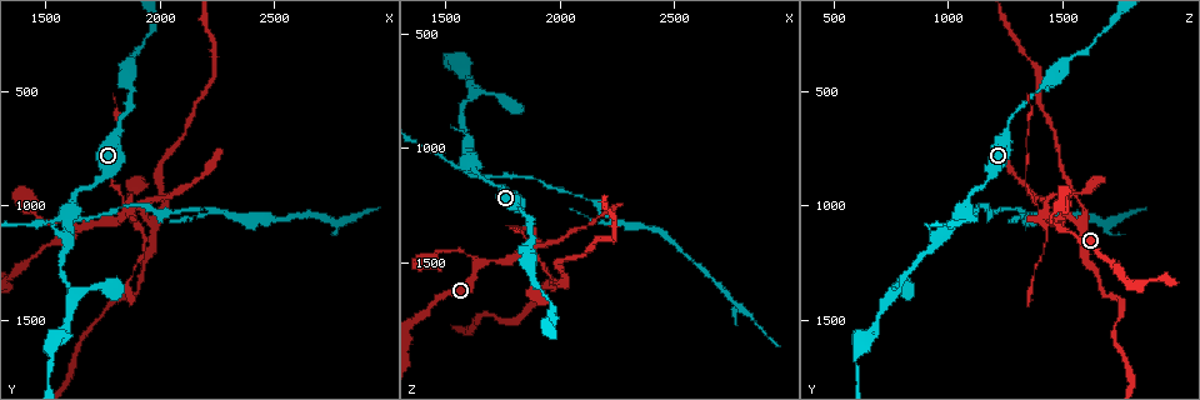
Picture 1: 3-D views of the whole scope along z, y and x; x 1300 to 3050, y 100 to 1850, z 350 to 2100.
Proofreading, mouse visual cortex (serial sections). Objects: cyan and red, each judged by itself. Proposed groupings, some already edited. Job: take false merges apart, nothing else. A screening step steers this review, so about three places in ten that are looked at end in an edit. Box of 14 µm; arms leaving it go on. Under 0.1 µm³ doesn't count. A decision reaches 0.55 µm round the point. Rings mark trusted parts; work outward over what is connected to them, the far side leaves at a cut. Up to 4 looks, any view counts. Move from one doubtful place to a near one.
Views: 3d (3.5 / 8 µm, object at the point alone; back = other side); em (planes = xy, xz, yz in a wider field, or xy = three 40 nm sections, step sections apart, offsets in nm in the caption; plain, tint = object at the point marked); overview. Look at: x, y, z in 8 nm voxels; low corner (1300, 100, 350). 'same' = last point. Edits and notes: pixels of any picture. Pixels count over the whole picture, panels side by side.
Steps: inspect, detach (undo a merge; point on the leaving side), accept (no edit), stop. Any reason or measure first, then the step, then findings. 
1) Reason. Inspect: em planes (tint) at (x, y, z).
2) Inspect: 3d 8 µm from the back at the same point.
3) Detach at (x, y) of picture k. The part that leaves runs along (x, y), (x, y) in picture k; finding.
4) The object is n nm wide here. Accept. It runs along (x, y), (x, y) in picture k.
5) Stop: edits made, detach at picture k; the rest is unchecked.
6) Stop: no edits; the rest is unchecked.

Small branch off a trunk. Inspect: 3d 3.5 µm at (1640, 1110, 1520).

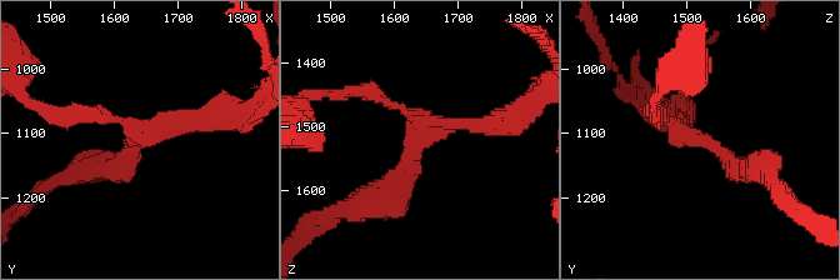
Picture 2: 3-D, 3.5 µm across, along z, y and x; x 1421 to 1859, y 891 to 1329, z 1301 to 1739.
3 arms meet here; the arms are 150, 200, 350 nm wide. Inspect: em planes (tint) at (1640, 1110, 1525).

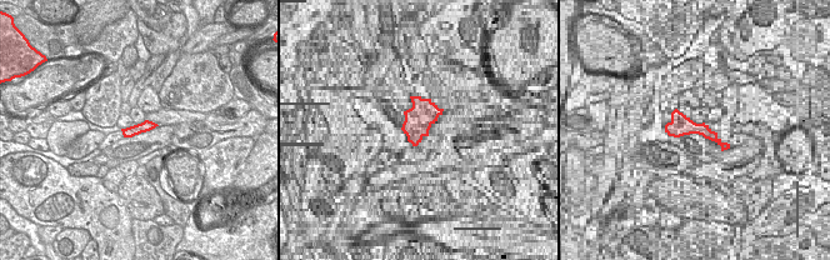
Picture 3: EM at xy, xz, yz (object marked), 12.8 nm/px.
The object is 140 nm wide here. Accept. It runs along (376, 205), (434, 131), (491, 125) in picture 2; all the same cell.

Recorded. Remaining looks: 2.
Sharp bend. Inspect: 3d 8 µm at (1580, 1040, 1080).

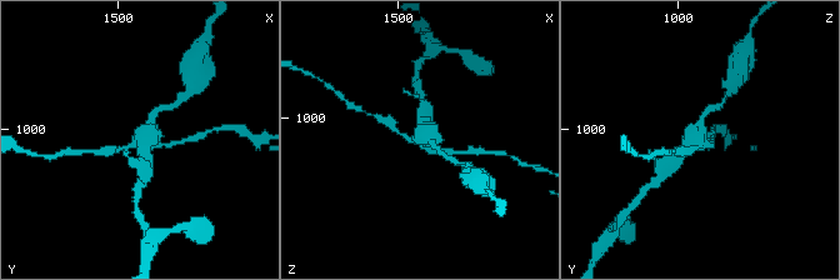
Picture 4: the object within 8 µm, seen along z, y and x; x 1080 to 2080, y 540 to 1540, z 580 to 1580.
4 arms meet here; the arms are 150, 150, 200, 300 nm wide; now the EM. Inspect: em xy step 2 (tint) at (1580, 1040, 1070).

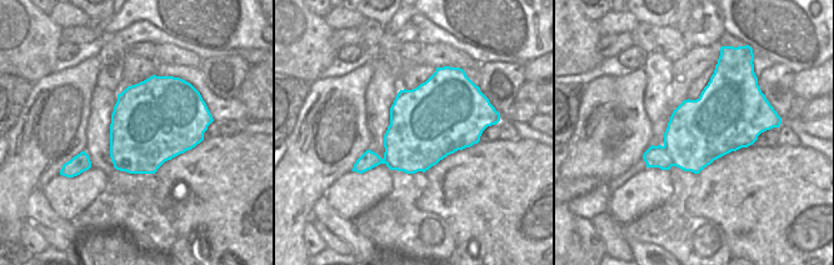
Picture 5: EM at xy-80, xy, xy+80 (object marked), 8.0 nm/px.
Detach at (391, 124) of picture 4. The part that leaves runs along (153, 146), (180, 144), (201, 133) in picture 4; two cells meet here.

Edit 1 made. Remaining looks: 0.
Stop: edits made, detach at picture 4; the rest is unchecked.

